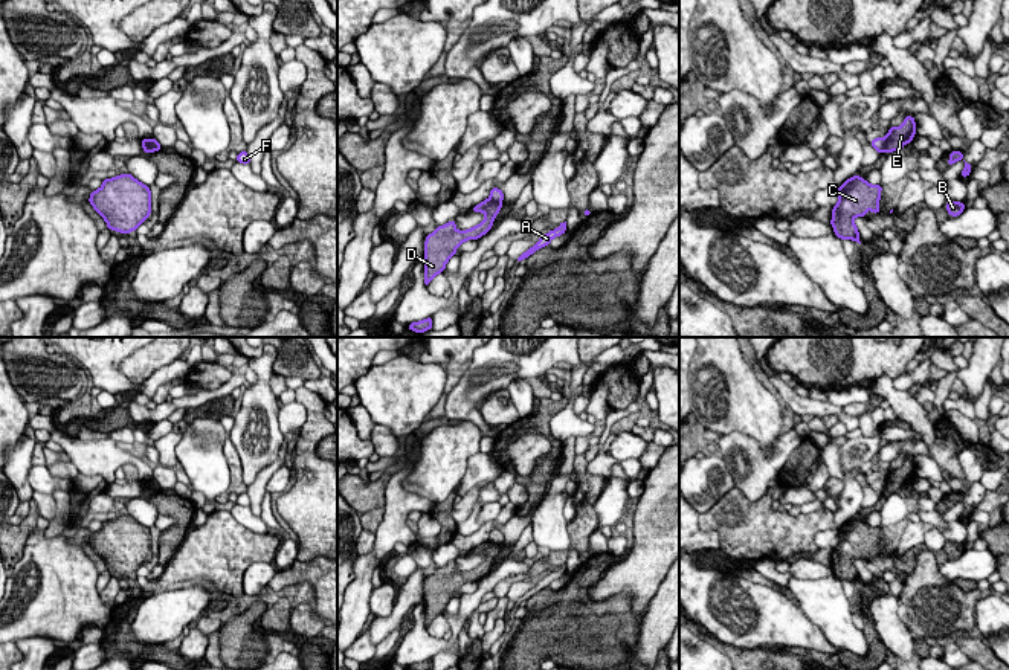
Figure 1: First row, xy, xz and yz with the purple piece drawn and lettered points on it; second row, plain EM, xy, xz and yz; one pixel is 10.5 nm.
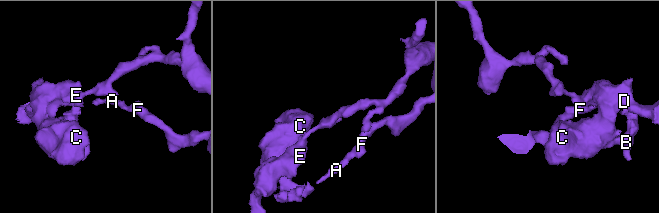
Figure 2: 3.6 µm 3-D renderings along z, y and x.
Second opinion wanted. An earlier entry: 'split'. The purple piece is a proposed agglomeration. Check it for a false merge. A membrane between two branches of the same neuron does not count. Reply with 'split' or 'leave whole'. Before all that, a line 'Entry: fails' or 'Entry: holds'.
Entry: holds
split

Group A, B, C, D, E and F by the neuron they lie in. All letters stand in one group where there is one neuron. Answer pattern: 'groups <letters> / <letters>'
groups A F / B C D E

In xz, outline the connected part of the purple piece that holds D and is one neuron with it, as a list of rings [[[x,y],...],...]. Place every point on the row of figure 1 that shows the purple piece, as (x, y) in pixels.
[[[490,197],[479,205],[473,206],[473,212],[484,212],[485,218],[472,229],[456,230],[455,220],[450,220],[444,226],[426,237],[424,241],[424,284],[427,285],[438,273],[443,273],[447,261],[458,255],[455,250],[467,240],[478,240],[493,227],[493,220],[499,214],[502,203],[492,200]]]

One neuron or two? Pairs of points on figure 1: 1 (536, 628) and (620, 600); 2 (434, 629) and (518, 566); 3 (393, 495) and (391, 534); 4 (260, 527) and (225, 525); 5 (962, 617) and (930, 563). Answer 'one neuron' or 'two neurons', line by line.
1: one neuron
2: two neurons
3: one neuron
4: two neurons
5: one neuron

